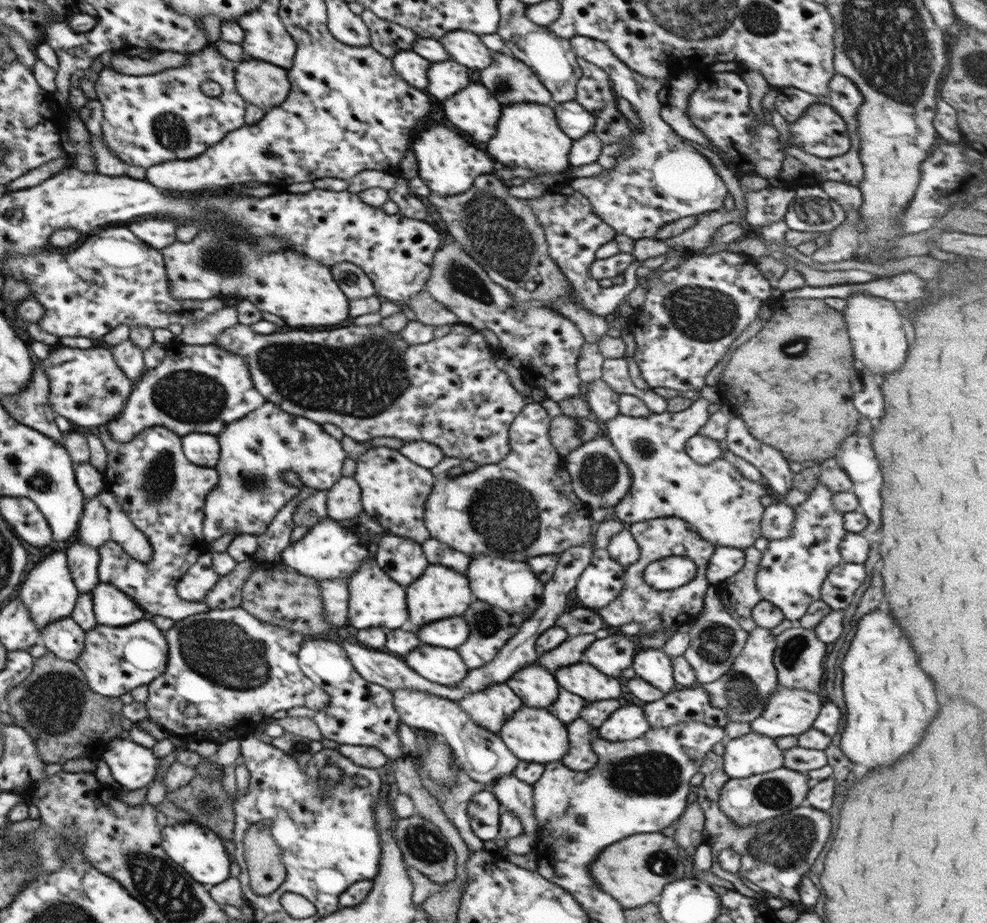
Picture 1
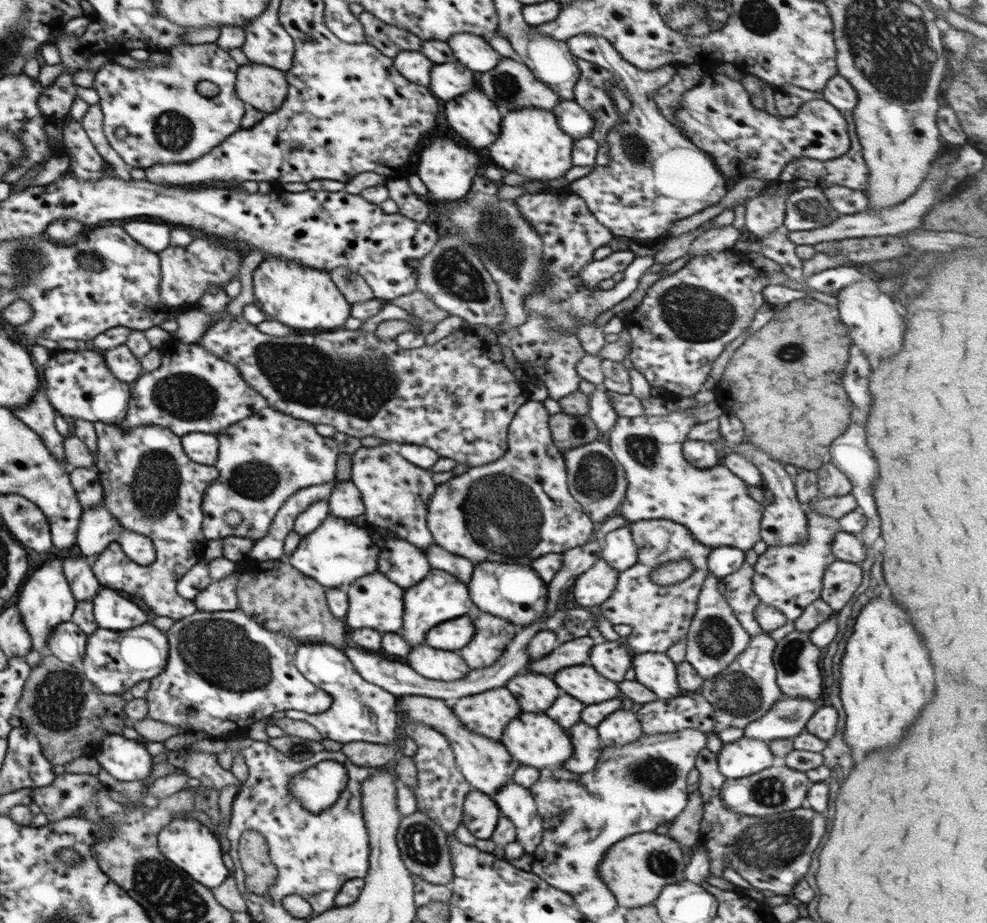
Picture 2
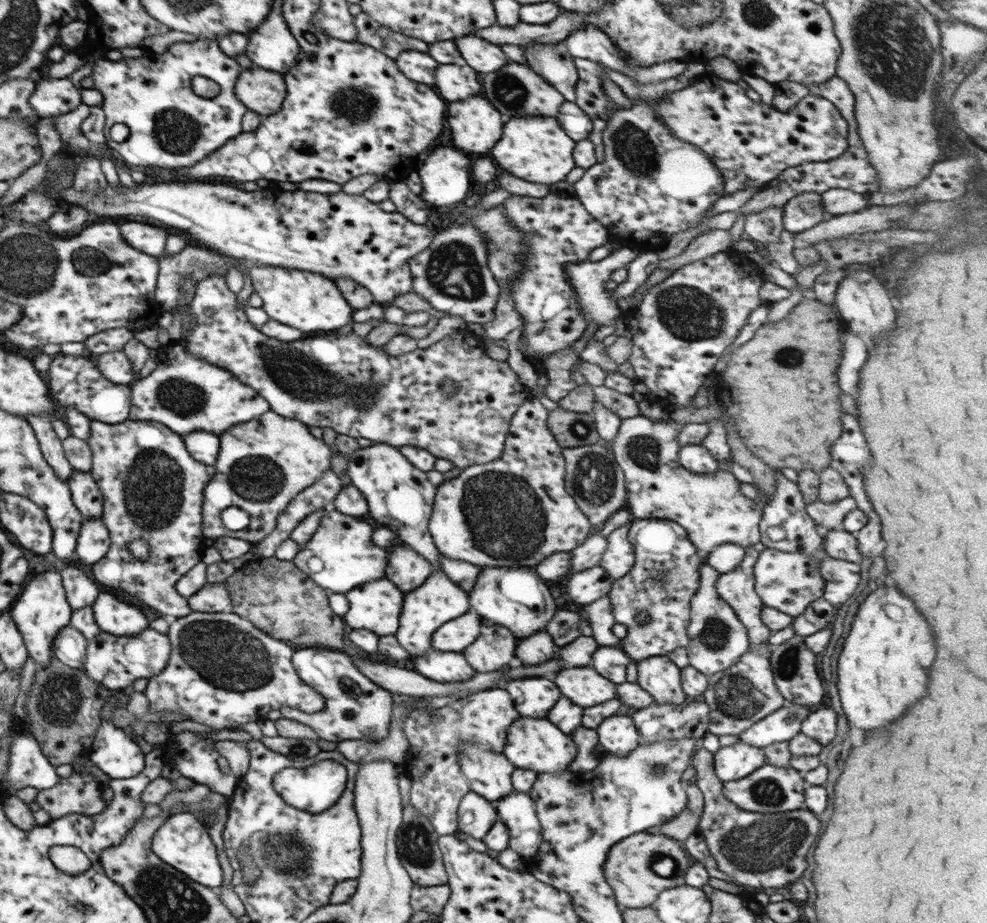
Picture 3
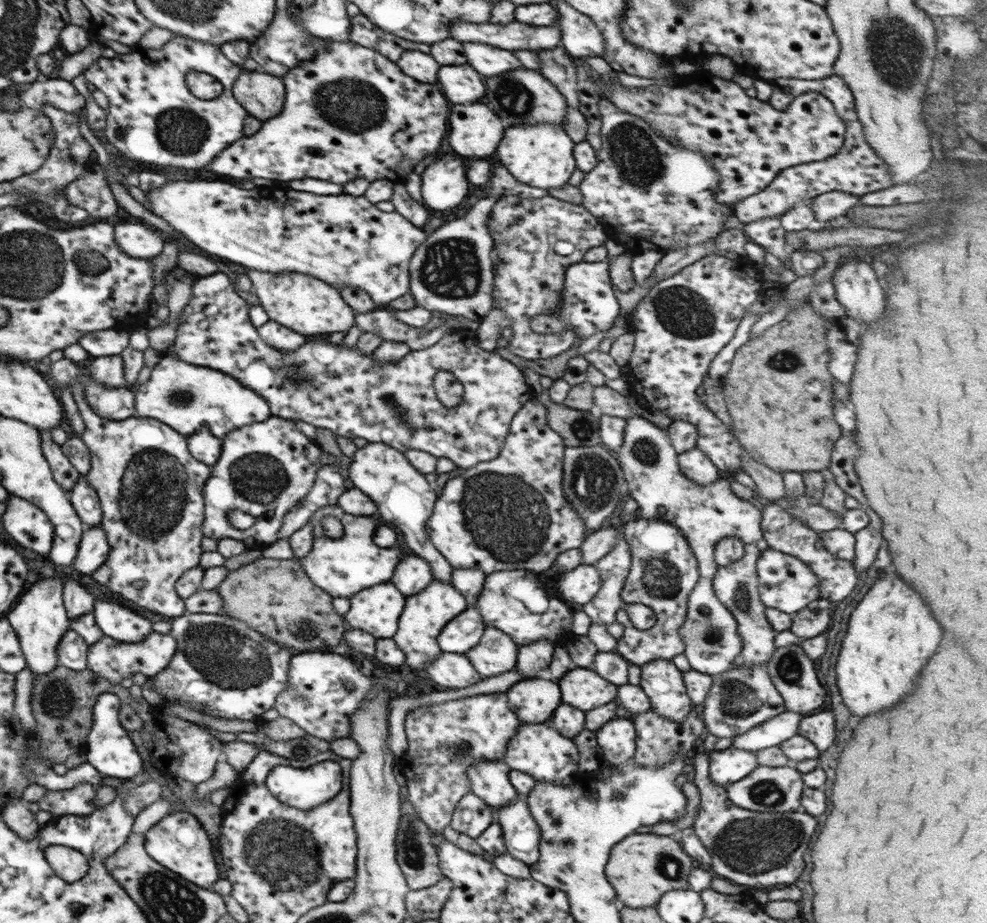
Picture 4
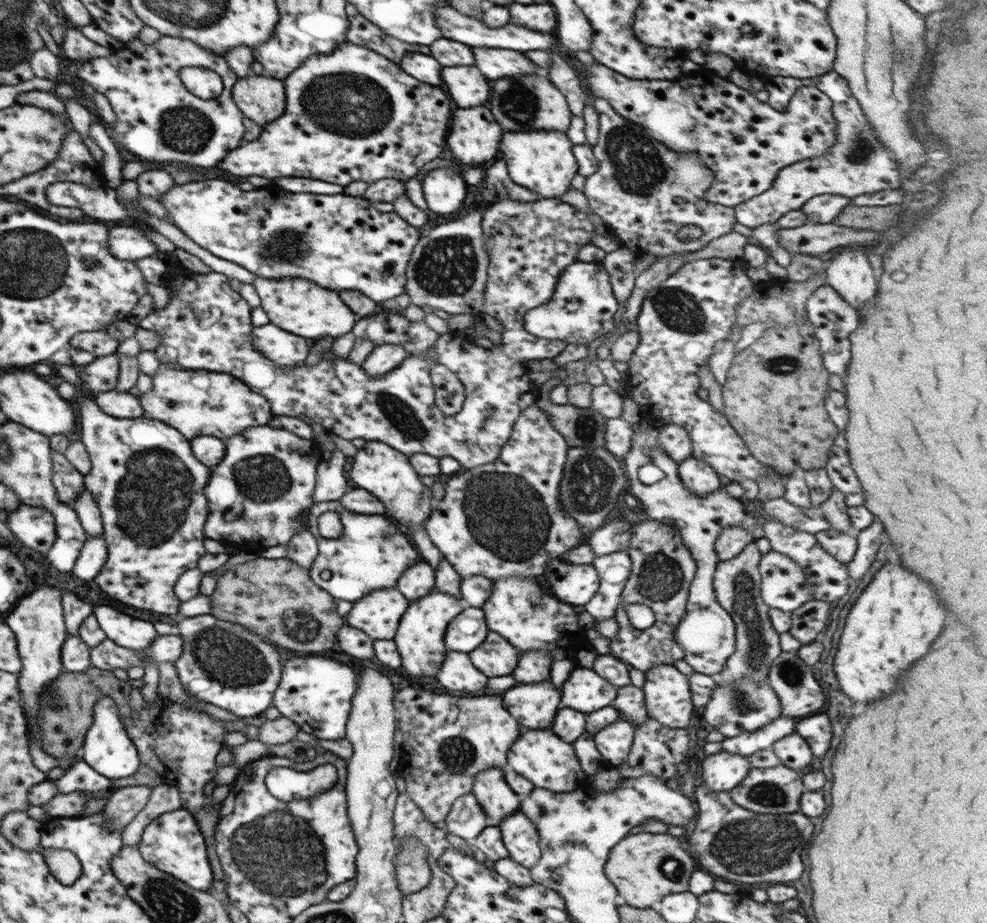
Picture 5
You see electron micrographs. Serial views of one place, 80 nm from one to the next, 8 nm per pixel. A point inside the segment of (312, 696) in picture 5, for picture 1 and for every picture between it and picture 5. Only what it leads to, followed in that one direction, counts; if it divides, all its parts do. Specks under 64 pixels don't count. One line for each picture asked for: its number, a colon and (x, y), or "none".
1: (359, 713)
2: (359, 711)
3: (354, 708)
4: (325, 688)

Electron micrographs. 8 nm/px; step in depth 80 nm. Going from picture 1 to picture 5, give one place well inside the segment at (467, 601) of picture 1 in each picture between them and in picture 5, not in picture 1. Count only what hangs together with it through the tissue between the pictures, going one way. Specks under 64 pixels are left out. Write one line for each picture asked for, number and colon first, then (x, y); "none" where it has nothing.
2: (438, 597)
3: (437, 601)
4: (424, 614)
5: (419, 638)

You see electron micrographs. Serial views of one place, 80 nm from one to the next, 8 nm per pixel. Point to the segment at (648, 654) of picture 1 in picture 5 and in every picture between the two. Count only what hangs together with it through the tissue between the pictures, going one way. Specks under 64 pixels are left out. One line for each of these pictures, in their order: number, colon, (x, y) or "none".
2: (655, 671)
3: (659, 677)
4: (660, 680)
5: (666, 694)

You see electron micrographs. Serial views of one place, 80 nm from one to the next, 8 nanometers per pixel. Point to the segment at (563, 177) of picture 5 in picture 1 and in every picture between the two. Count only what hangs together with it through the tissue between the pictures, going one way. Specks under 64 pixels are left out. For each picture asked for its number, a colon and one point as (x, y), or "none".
1: (527, 135)
2: (530, 143)
3: (536, 150)
4: (541, 156)

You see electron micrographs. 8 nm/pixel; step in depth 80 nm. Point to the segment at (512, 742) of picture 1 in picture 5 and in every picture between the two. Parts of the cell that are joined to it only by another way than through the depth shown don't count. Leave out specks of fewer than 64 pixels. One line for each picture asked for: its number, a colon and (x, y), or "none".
2: (534, 740)
3: (535, 744)
4: (538, 750)
5: (548, 762)

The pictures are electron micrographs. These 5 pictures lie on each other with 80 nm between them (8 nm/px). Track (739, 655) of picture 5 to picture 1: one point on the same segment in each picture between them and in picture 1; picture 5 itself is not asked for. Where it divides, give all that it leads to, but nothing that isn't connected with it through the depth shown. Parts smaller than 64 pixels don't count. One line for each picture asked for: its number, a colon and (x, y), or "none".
1: (738, 594)
2: (736, 588)
3: (735, 587)
4: (735, 585)

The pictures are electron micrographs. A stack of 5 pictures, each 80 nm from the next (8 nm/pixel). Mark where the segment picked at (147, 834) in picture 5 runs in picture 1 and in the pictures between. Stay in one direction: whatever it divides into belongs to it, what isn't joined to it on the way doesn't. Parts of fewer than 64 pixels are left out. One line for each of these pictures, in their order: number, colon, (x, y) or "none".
1: (197, 850)
2: (186, 843)
3: (182, 841)
4: (177, 841)

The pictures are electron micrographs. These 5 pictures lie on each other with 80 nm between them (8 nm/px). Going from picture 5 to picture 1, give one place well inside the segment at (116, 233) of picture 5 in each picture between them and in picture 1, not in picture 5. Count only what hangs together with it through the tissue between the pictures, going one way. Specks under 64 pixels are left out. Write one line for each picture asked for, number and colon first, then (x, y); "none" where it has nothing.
1: (157, 234)
2: (154, 237)
3: (149, 239)
4: (135, 239)

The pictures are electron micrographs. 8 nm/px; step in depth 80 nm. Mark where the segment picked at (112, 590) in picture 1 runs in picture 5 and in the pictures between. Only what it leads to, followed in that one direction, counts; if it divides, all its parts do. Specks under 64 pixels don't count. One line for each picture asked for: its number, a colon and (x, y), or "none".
2: (109, 610)
3: (117, 618)
4: (114, 621)
5: (128, 632)

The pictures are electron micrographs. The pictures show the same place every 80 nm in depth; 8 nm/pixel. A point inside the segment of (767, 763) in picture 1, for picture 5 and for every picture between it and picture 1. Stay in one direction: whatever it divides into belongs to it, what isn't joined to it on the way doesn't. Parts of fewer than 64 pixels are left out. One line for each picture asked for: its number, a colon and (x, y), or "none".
2: (745, 756)
3: (732, 762)
4: (725, 766)
5: (721, 771)

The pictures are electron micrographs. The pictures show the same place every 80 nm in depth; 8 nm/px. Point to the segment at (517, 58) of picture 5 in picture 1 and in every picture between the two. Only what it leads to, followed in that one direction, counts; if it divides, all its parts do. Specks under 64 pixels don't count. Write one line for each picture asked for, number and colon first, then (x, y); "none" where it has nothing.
1: (465, 47)
2: (474, 51)
3: (482, 56)
4: (486, 60)

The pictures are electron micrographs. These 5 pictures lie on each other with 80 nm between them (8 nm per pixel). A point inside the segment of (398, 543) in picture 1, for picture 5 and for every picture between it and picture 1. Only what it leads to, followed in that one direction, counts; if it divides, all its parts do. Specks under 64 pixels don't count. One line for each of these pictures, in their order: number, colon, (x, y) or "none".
2: (402, 563)
3: (405, 569)
4: (412, 574)
5: (415, 582)

